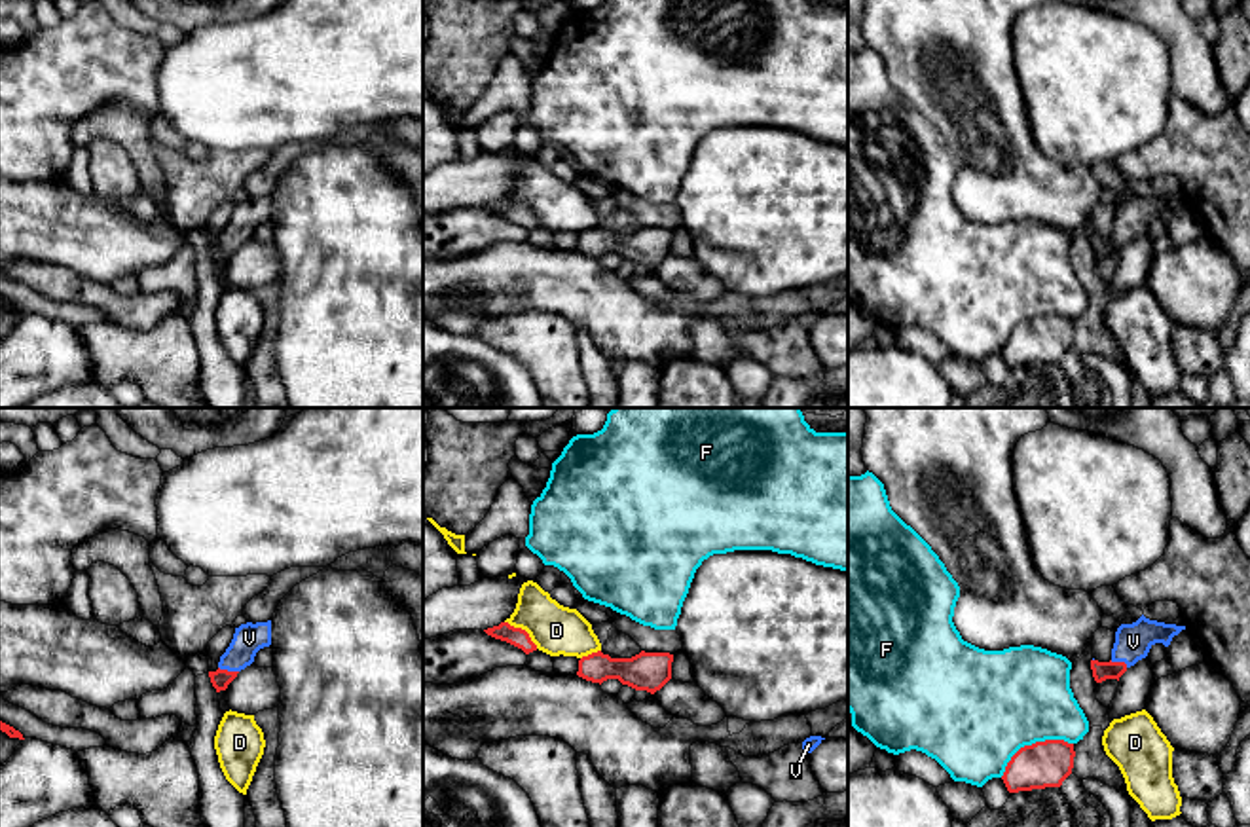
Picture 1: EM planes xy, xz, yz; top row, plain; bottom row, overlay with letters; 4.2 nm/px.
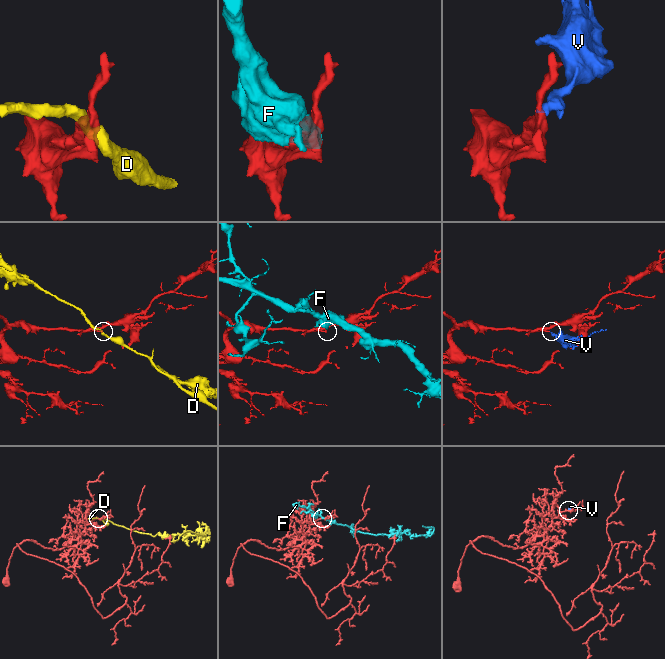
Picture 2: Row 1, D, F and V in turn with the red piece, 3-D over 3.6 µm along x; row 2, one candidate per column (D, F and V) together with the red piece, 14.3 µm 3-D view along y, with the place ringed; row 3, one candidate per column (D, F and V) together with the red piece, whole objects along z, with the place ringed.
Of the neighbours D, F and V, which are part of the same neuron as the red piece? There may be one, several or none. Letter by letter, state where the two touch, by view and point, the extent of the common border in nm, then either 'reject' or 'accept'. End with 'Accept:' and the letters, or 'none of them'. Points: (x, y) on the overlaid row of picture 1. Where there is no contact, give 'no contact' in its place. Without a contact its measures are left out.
D: xz (524, 630) | 180 nm | reject
F: yz (1032, 744) | 340 nm | reject
V: xy (226, 670) | 90 nm | accept
Accept: V

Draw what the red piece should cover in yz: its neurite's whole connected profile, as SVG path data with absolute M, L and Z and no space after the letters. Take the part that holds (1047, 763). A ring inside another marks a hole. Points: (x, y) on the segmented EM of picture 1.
M1045 740L1020 747L1002 776L1009 793L1060 787L1074 768L1074 744Z

